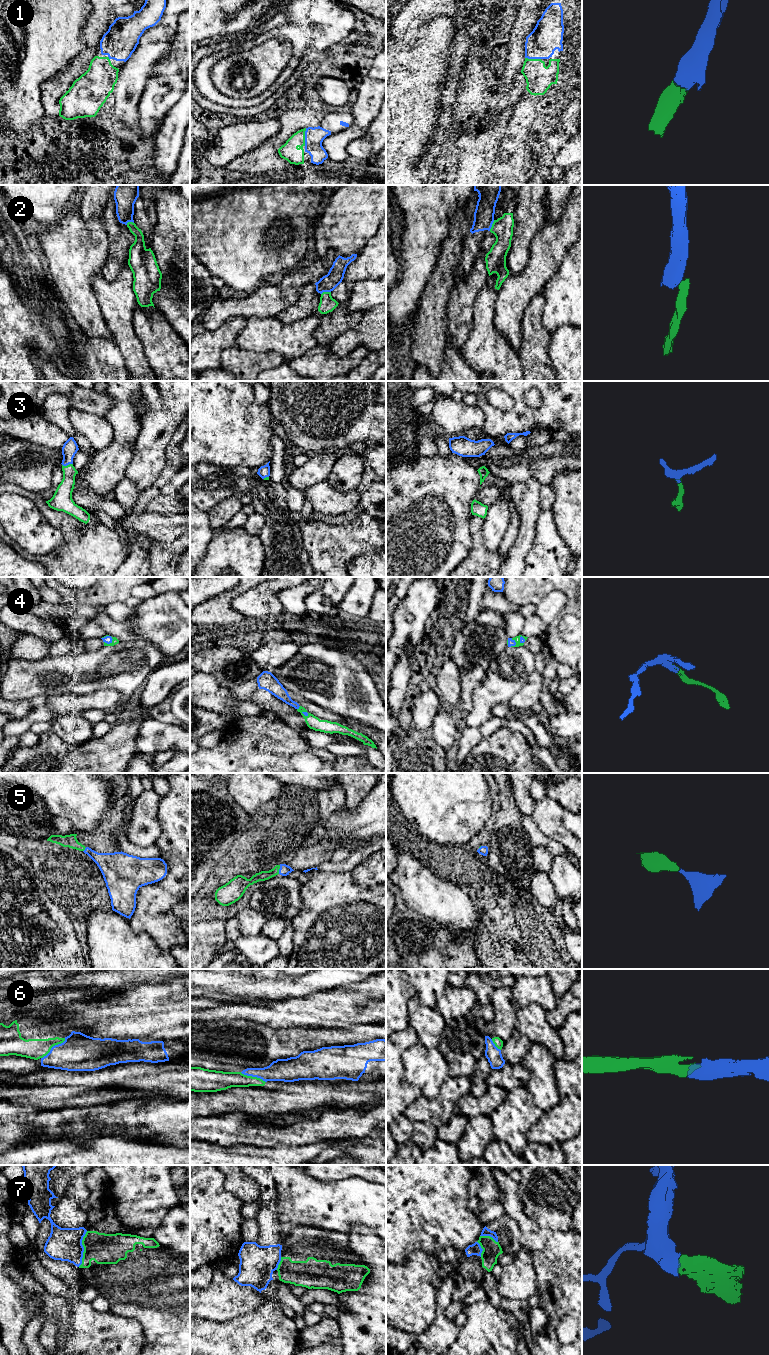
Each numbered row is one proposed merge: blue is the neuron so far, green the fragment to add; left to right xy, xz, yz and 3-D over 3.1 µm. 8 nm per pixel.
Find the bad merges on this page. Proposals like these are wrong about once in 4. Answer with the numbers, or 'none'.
2

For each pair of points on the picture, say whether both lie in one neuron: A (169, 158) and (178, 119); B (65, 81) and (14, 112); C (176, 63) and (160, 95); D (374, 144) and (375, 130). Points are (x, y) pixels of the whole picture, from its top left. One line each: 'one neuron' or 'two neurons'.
A: one neuron
B: two neurons
C: one neuron
D: one neuron

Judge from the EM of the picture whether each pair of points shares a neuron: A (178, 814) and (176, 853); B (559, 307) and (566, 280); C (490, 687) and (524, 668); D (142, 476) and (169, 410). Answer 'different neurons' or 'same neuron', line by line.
A: same neuron
B: same neuron
C: same neuron
D: same neuron

